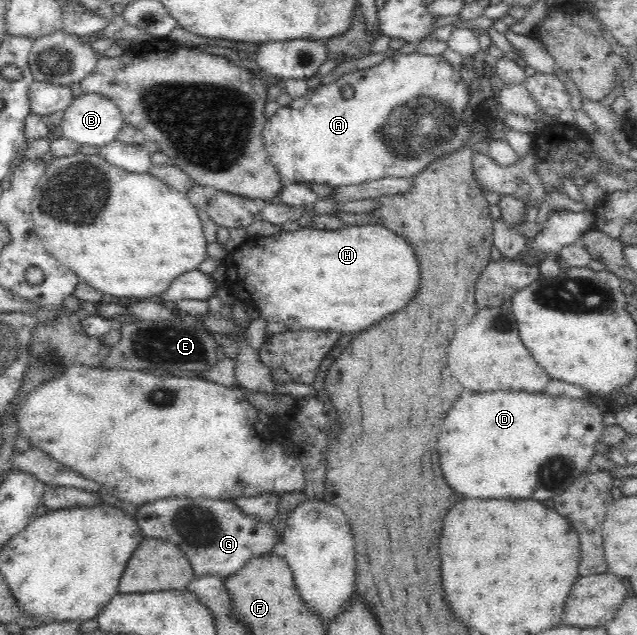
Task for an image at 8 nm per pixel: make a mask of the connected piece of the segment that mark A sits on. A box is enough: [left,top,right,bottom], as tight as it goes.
[264,49,474,187]

